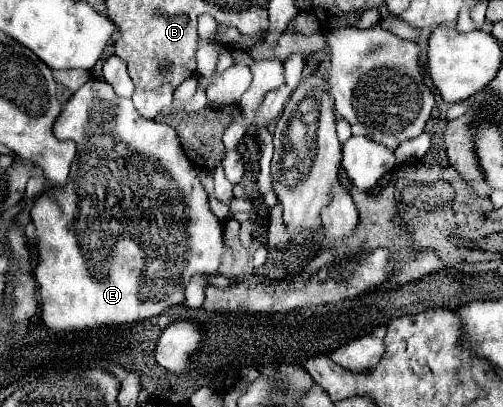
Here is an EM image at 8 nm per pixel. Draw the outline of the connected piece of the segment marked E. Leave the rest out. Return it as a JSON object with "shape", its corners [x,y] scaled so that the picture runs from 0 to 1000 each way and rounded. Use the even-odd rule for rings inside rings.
{"shape":[[[179,192],[159,221],[151,221],[131,260],[123,265],[119,285],[107,300],[107,334],[115,344],[147,344],[155,378],[143,398],[139,437],[127,462],[107,462],[103,472],[83,477],[68,511],[64,511],[64,541],[72,555],[72,609],[76,609],[76,649],[68,663],[72,693],[80,703],[83,727],[83,791],[103,816],[151,816],[151,811],[183,811],[199,801],[239,801],[239,796],[262,796],[298,776],[322,771],[330,757],[358,747],[366,737],[366,703],[374,688],[390,673],[429,673],[441,624],[445,624],[445,590],[441,590],[441,550],[437,541],[417,521],[414,506],[414,477],[406,457],[398,452],[398,423],[374,388],[366,388],[366,369],[358,369],[358,344],[350,339],[350,324],[322,300],[290,295],[282,290],[258,241],[239,241],[223,221],[223,211],[207,197]]]}

